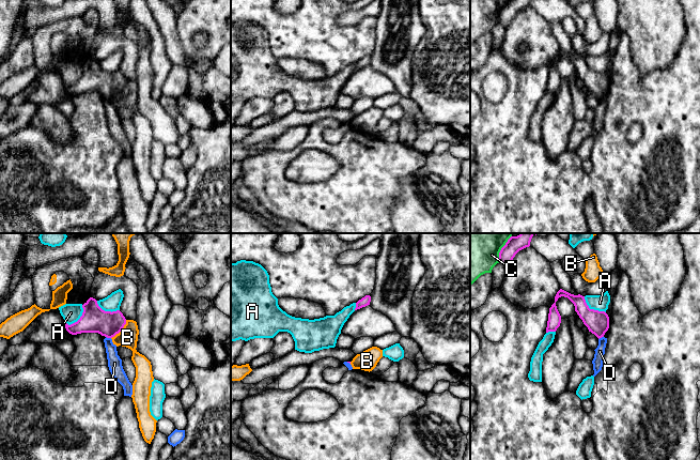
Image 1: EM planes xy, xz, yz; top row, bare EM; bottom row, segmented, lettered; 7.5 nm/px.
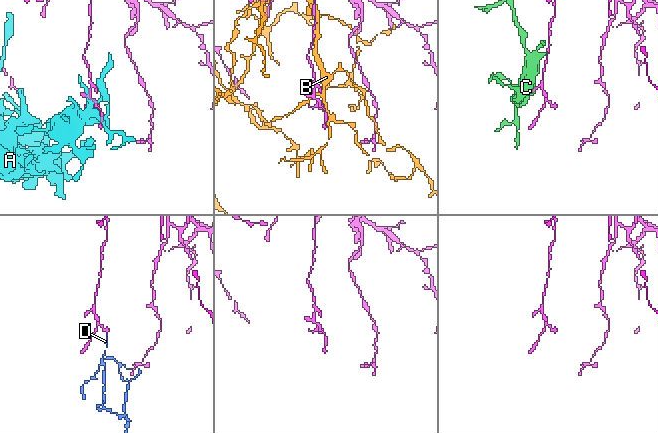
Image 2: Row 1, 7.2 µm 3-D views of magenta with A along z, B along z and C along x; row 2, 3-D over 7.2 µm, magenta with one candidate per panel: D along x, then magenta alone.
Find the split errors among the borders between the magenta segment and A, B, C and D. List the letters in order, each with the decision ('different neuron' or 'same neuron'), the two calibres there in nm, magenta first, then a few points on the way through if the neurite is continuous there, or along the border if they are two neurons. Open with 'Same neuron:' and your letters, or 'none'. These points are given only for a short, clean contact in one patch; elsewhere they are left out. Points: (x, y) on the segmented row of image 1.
Same neuron: none
A: different neuron; calibres 190 and 140 nm
B: different neuron; calibres 190 and 150 nm
C: different neuron; calibres 120 and 500 nm; border yz (511, 235), (499, 252), (499, 261)
D: different neuron; calibres 190 and 110 nm; border xy (106, 336), (110, 338)

